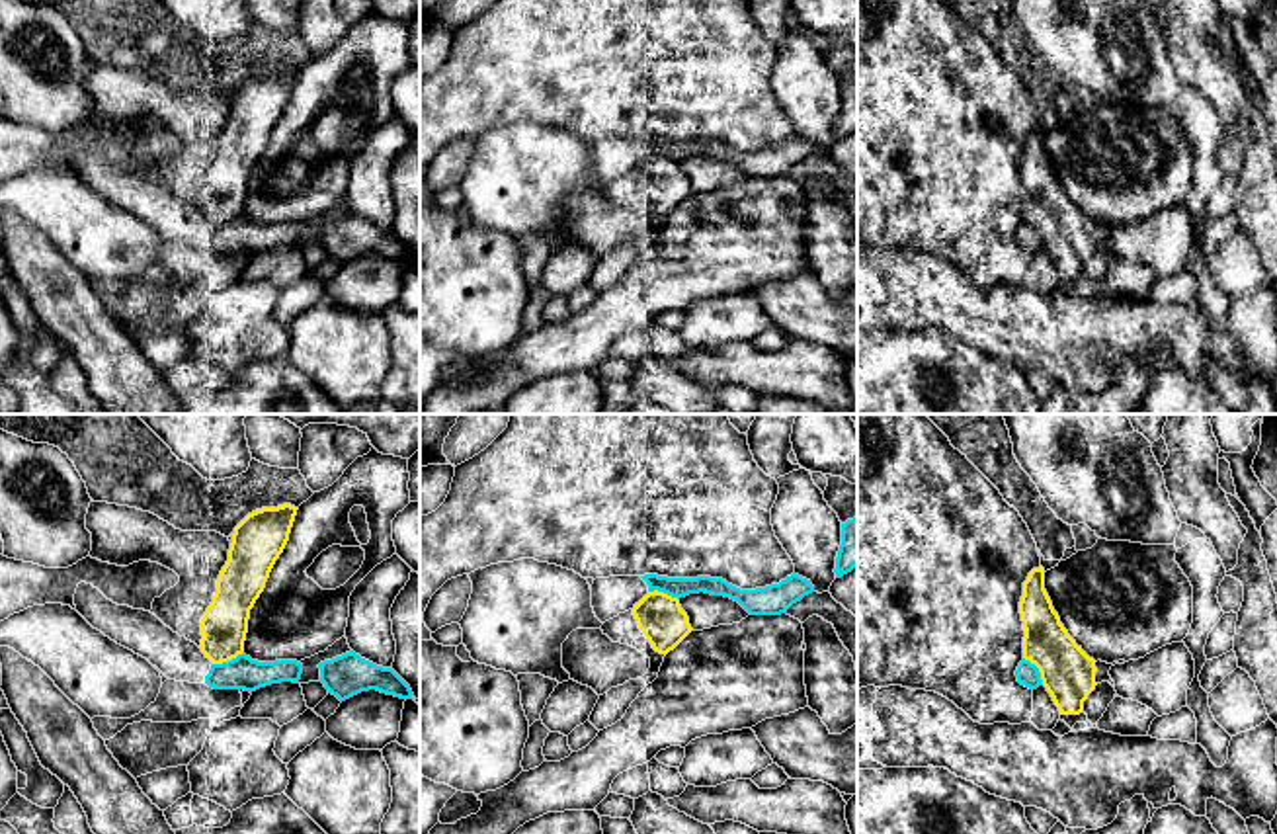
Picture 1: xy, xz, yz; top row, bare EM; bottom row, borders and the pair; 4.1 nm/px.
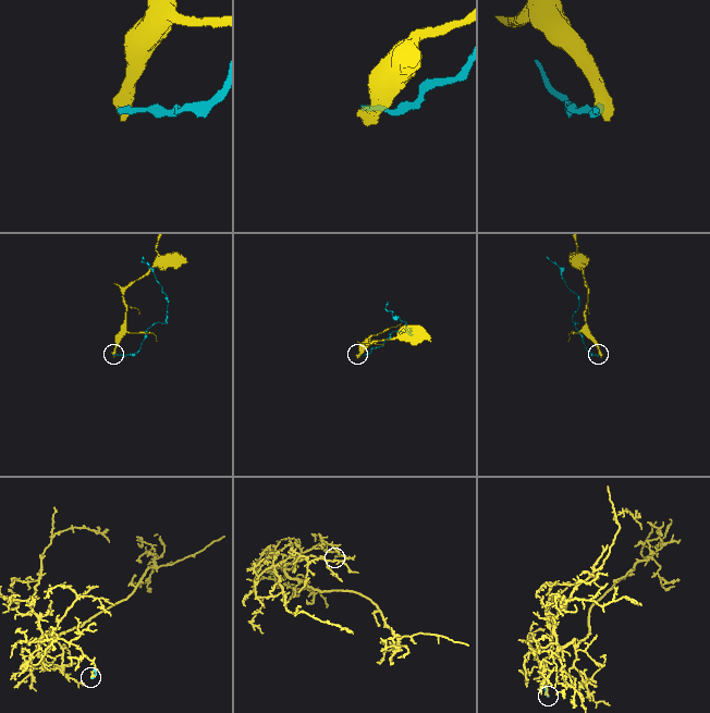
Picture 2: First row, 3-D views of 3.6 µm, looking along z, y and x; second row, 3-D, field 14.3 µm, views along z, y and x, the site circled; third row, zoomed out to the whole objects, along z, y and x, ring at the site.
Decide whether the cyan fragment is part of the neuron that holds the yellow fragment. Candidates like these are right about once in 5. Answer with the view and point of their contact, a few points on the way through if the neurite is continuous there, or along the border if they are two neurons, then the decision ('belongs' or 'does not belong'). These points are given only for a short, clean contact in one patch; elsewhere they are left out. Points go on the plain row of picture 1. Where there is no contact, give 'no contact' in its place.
meets yellow in yz at (1039, 233); does not belong

